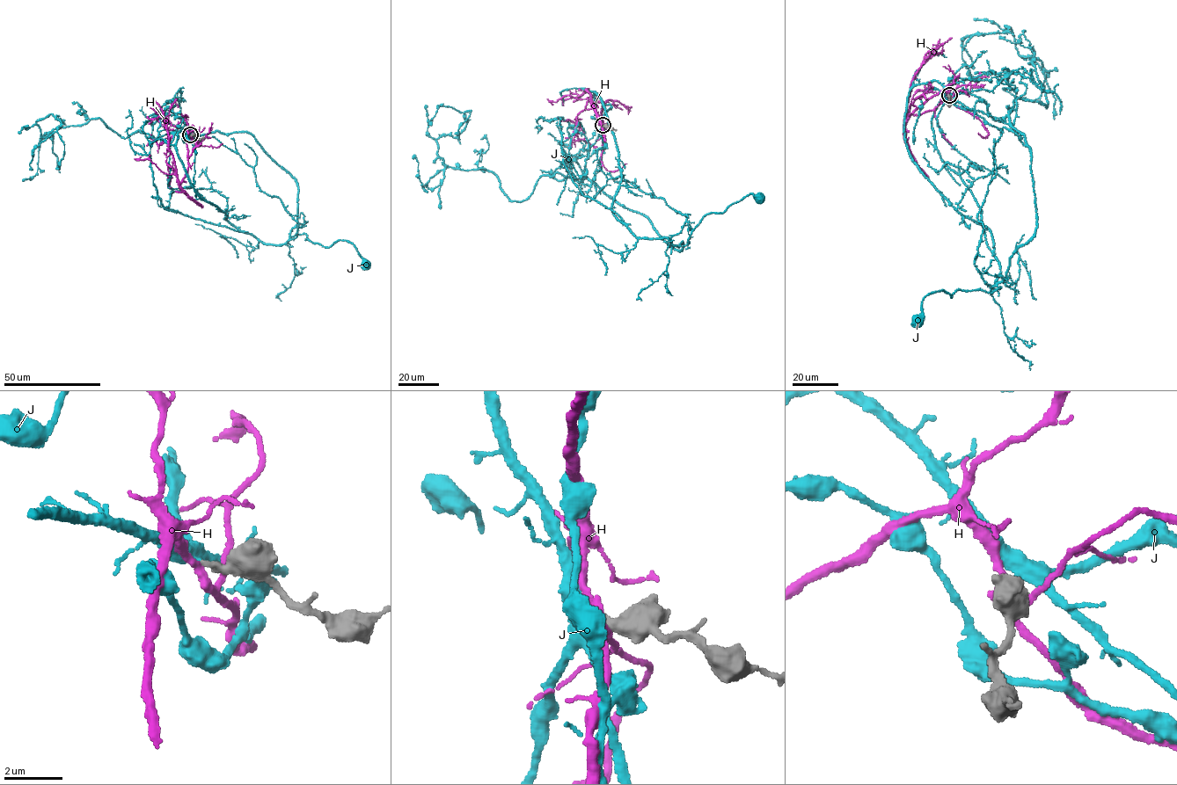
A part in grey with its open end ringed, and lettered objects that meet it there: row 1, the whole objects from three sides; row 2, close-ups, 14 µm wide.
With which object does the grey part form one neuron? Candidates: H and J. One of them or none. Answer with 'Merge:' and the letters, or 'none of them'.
Merge: none of them

